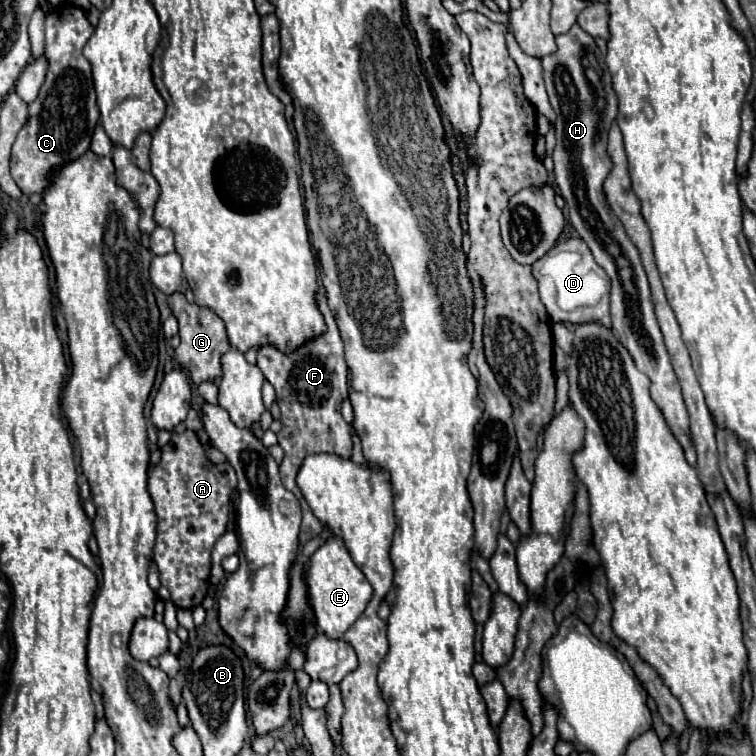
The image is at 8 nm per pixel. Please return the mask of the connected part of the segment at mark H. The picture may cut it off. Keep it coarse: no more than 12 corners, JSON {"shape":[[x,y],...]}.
{"shape":[[579,24],[541,58],[555,180],[611,278],[613,334],[697,456],[639,250],[603,194],[617,94]]}

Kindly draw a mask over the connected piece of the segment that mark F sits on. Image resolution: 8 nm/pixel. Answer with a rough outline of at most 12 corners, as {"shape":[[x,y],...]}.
{"shape":[[323,286],[327,330],[257,366],[277,392],[281,482],[303,510],[299,540],[321,534],[295,484],[307,454],[351,456],[343,340]]}

